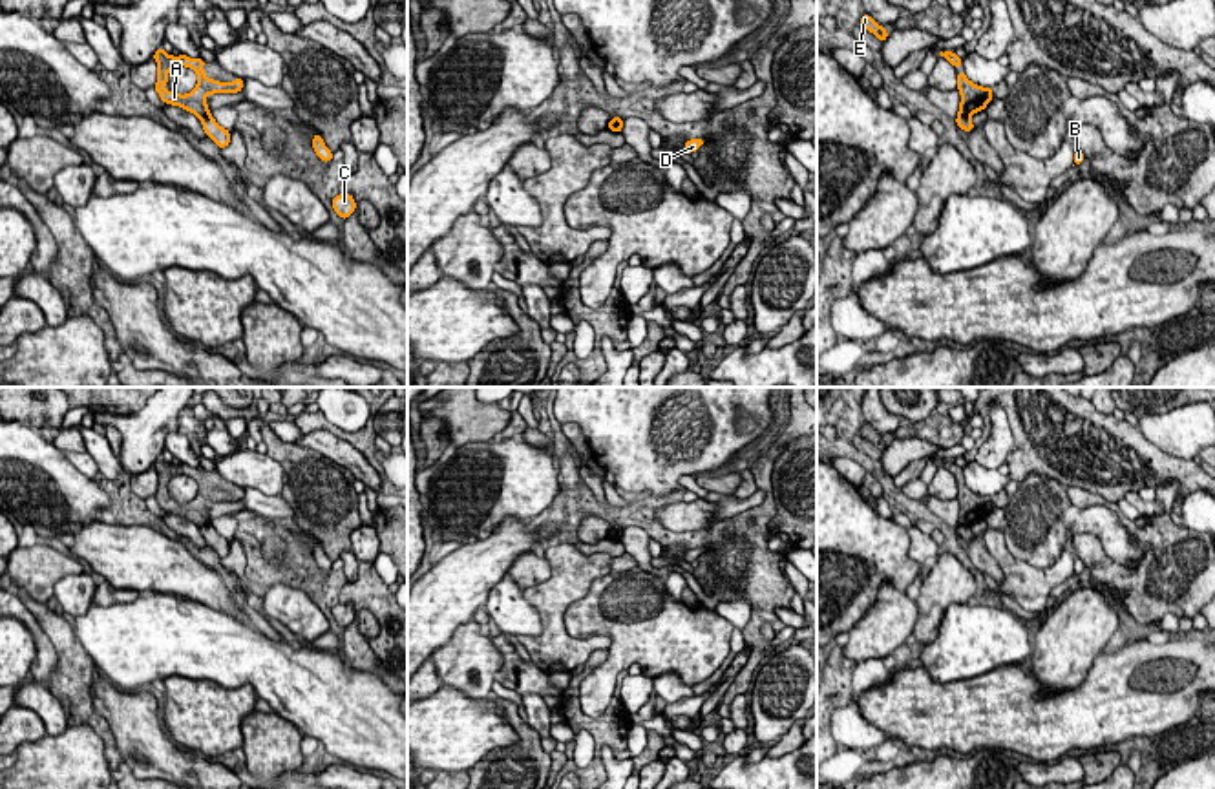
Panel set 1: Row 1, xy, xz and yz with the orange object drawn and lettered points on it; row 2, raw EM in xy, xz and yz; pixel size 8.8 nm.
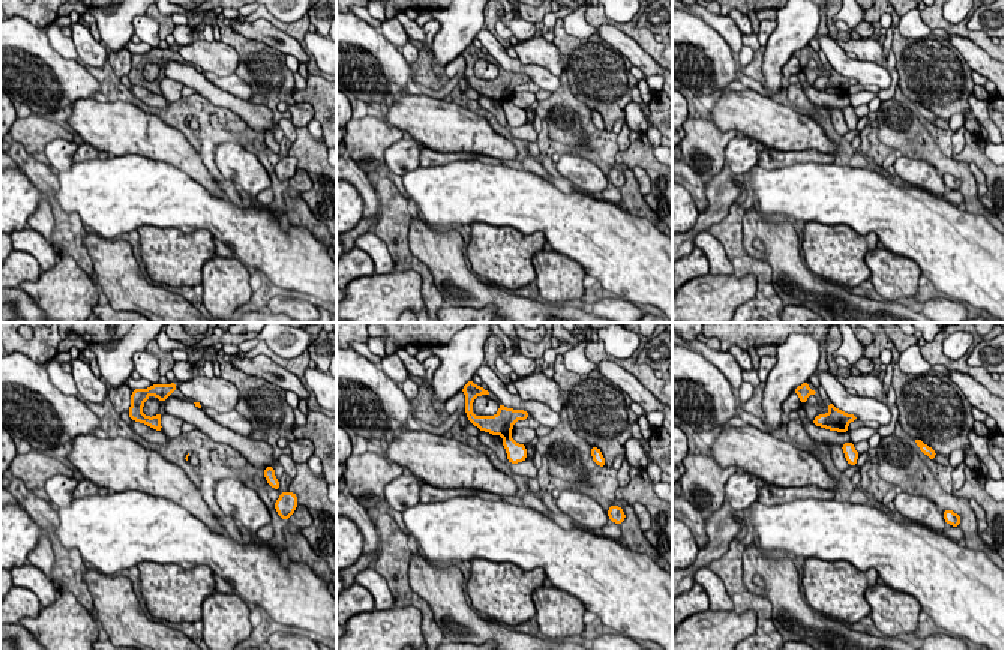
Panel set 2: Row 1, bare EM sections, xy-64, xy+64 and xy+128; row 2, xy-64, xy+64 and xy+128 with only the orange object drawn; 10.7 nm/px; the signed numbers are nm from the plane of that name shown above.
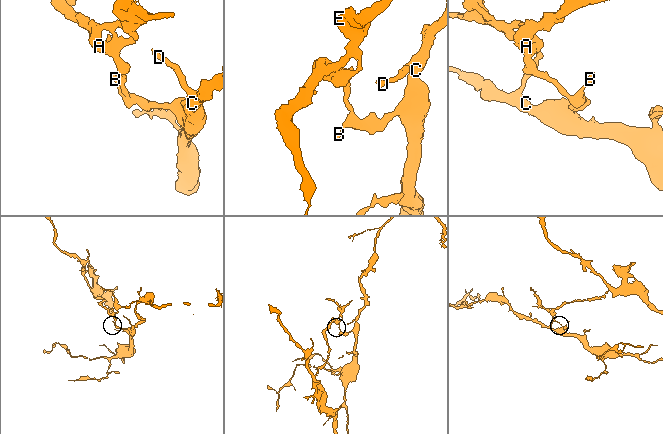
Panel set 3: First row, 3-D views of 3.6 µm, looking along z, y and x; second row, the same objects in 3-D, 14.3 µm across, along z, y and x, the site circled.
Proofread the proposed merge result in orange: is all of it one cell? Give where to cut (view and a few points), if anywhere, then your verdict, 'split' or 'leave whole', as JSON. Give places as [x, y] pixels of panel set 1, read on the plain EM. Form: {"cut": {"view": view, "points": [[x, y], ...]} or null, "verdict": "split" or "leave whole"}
{"cut": {"view": "yz", "points": [[958, 525], [969, 526]]}, "verdict": "split"}

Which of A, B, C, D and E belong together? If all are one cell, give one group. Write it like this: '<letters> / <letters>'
A E / B C D

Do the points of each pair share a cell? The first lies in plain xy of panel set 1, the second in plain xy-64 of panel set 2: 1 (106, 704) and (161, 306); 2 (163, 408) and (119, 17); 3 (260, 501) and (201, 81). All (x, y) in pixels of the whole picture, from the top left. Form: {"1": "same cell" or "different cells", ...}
{"1": "same cell", "2": "same cell", "3": "different cells"}

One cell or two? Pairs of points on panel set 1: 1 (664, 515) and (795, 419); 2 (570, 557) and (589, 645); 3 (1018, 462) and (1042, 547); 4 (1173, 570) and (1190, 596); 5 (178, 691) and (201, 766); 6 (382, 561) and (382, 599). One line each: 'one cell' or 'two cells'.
1: two cells
2: one cell
3: two cells
4: one cell
5: two cells
6: two cells

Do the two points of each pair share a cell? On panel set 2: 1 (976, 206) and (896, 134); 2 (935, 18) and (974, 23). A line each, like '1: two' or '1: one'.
1: one
2: two

